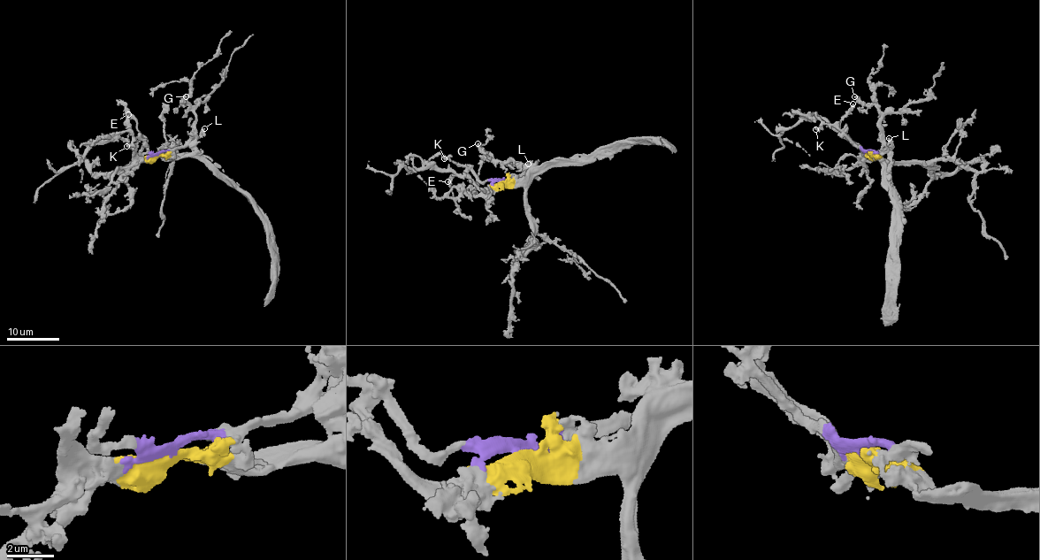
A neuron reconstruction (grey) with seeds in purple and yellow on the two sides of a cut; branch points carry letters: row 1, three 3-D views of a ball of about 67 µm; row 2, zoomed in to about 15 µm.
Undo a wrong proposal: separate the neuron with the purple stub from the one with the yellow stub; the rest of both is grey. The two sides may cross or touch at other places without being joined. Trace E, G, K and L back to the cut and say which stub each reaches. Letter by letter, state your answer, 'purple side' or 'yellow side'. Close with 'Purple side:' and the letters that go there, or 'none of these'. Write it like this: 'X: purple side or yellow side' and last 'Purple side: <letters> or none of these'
E: yellow side
G: yellow side
K: purple side
L: yellow side
Purple side: K

